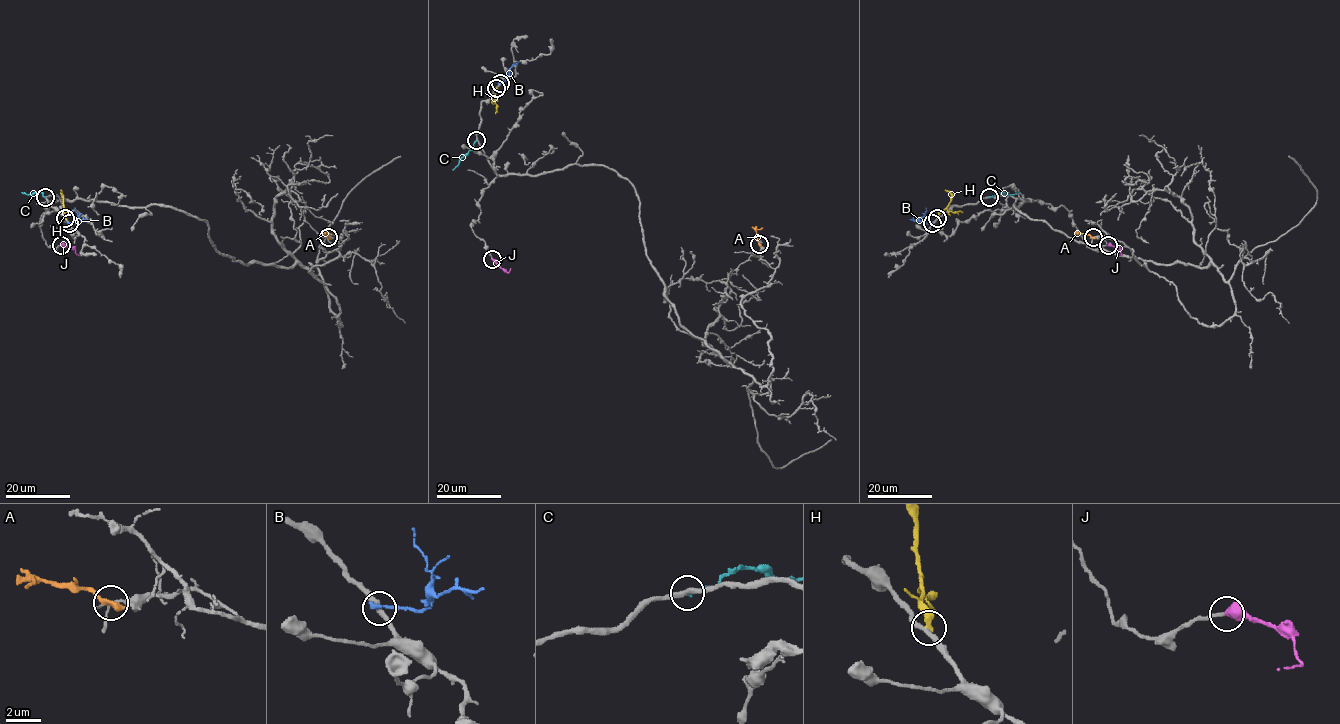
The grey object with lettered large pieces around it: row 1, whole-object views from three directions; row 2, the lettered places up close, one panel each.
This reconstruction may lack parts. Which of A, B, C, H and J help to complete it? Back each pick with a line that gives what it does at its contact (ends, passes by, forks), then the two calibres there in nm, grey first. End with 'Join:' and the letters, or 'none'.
J: It ends there. Thickness 200 nm (grey) against 500 nm
Join: J

